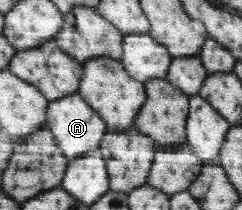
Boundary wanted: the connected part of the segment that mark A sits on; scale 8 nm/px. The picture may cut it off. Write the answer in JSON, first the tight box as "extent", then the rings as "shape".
{"extent":[47,93,108,161],"shape":[[[78,93],[66,95],[66,98],[49,101],[47,122],[48,128],[53,132],[54,139],[57,140],[58,147],[62,149],[69,161],[80,157],[80,155],[86,155],[90,151],[100,149],[100,143],[105,134],[108,133],[105,121],[93,111],[89,103],[86,103]]]}

